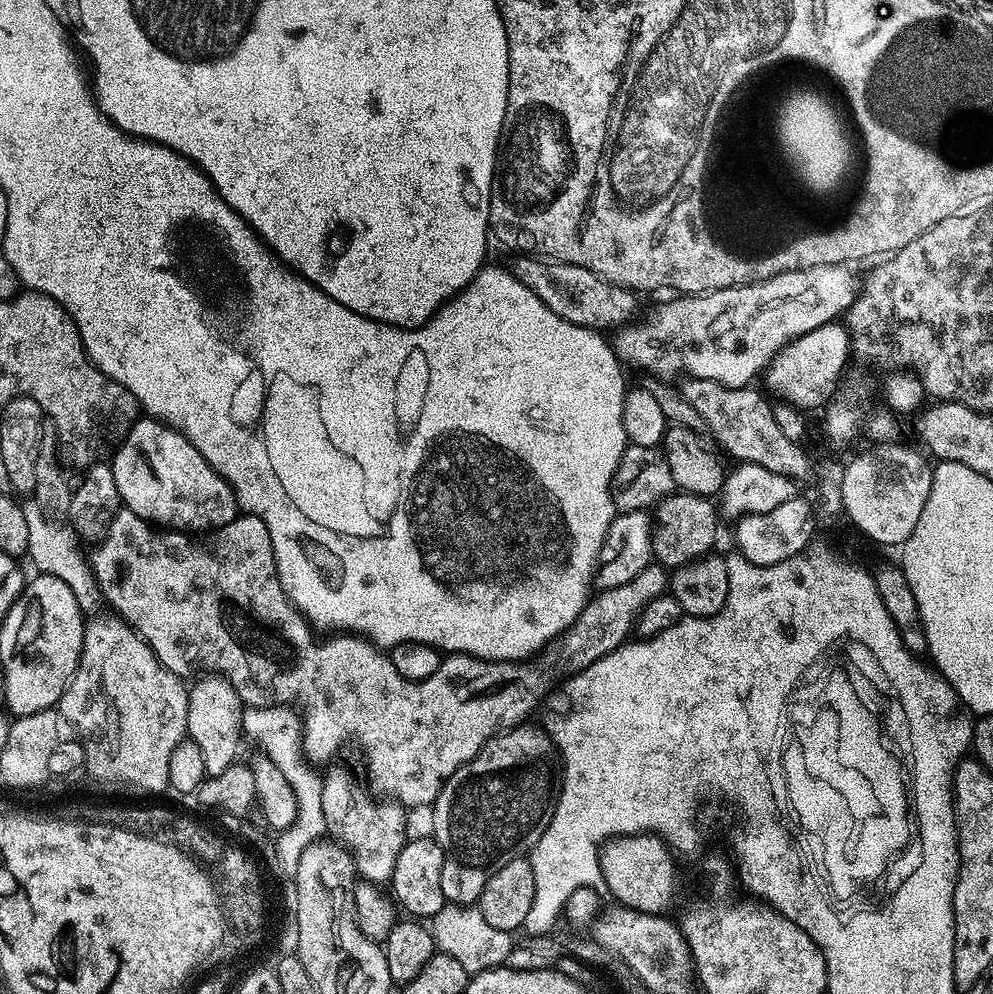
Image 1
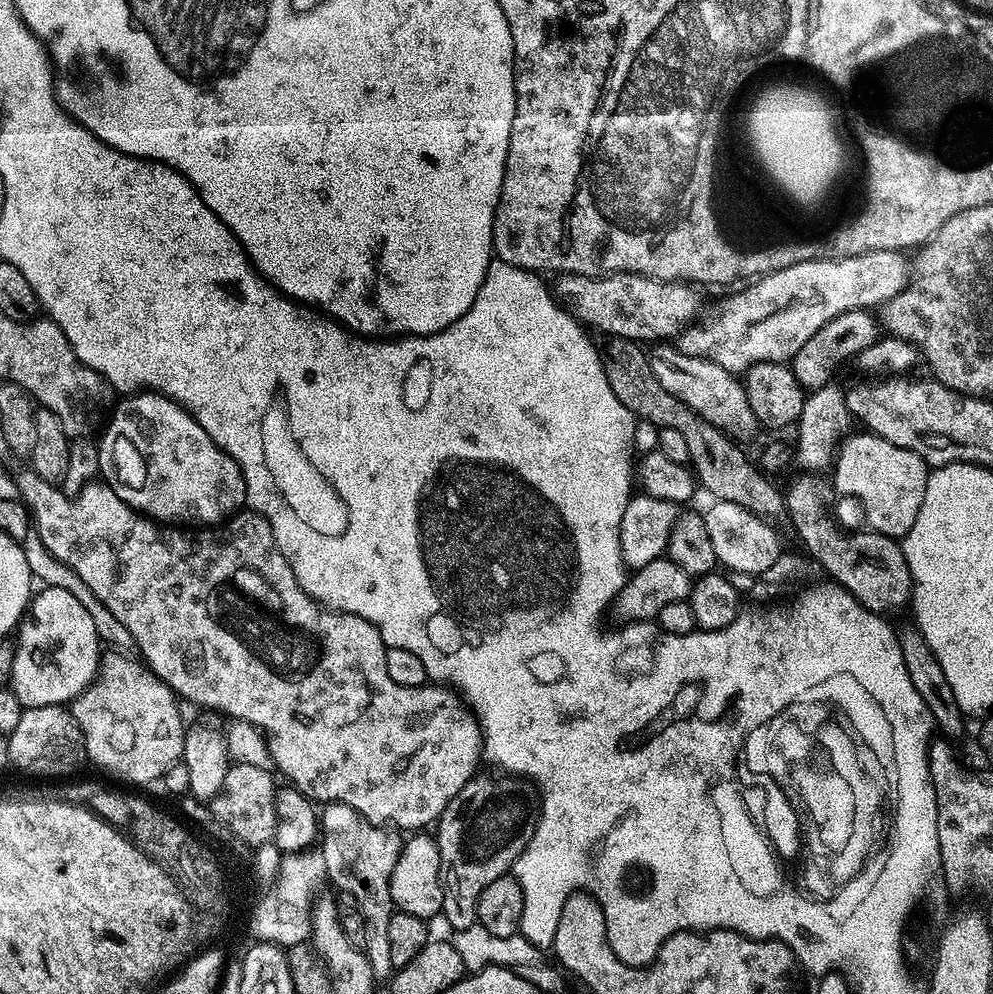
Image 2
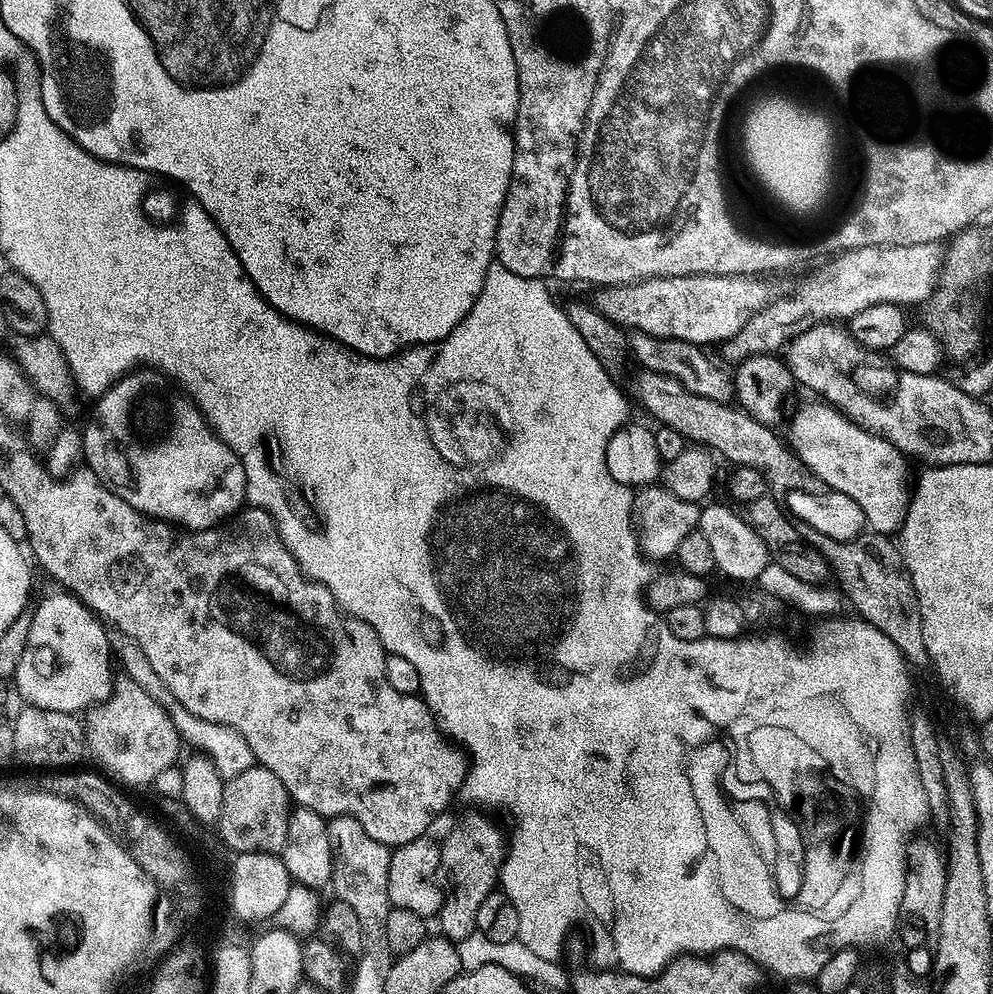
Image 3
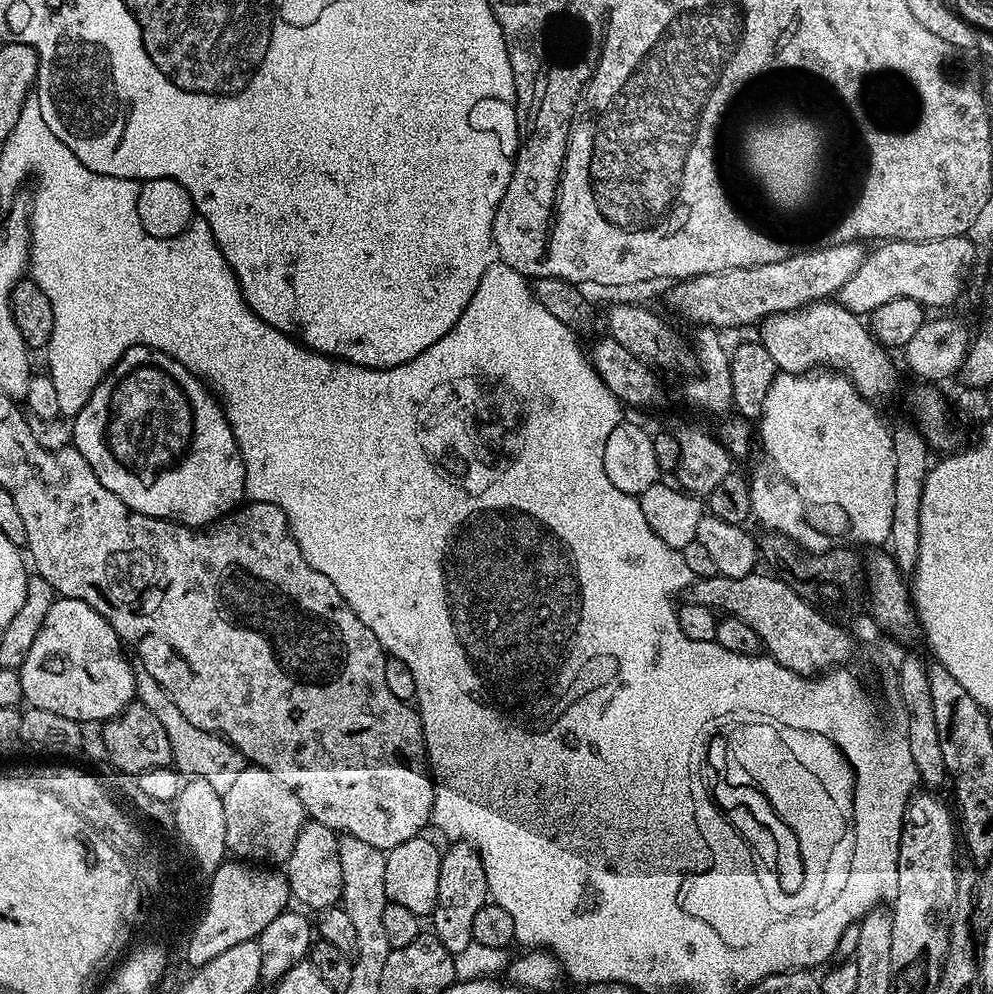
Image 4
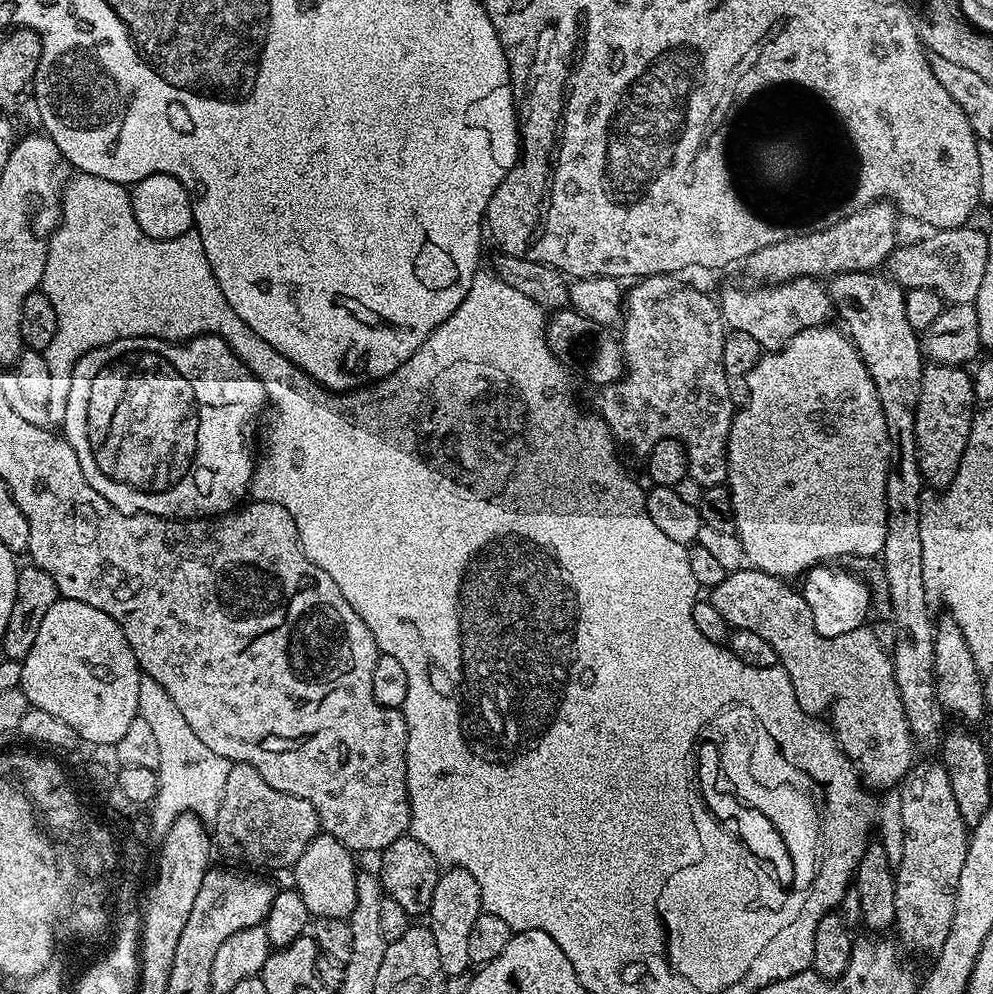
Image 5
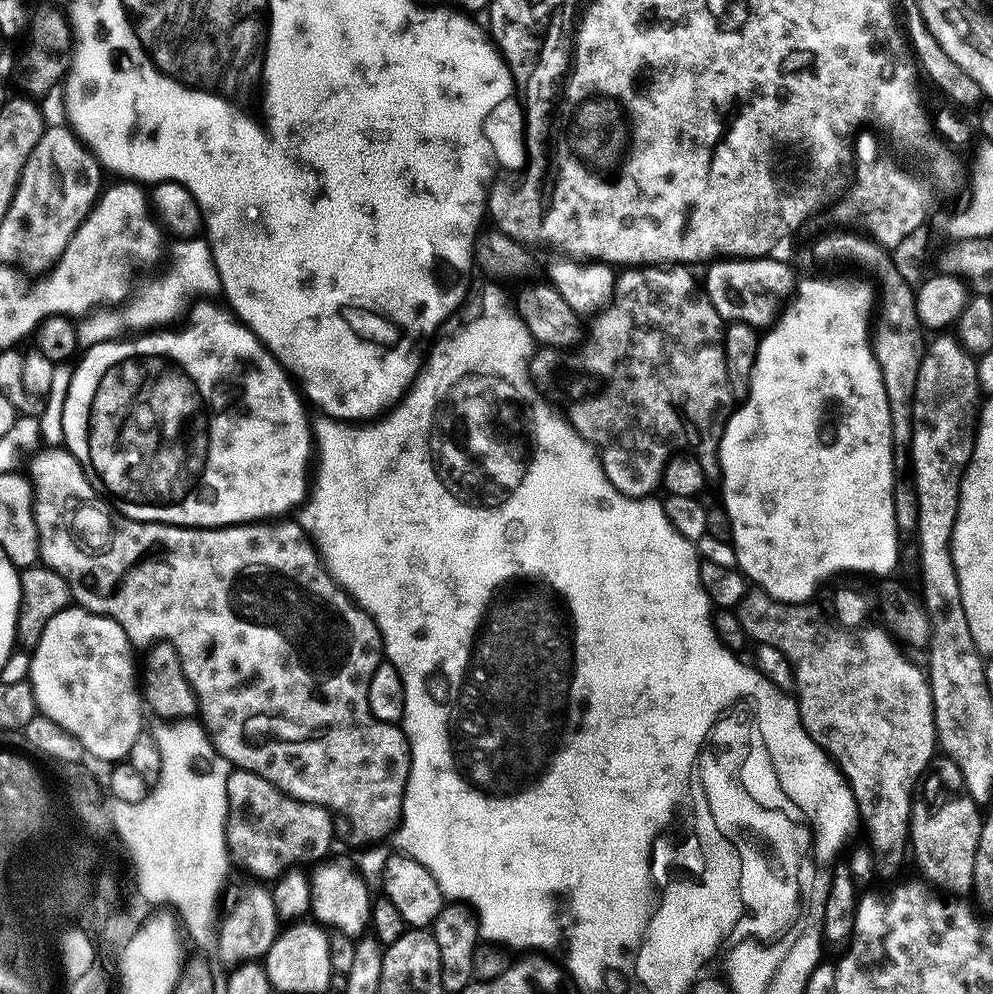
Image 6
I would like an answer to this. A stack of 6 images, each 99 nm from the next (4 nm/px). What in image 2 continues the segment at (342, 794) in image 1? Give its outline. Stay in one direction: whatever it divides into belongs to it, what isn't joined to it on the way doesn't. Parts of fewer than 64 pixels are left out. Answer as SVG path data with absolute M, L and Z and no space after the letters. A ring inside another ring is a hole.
M337 803L323 805L318 816L318 828L322 833L322 840L324 836L322 868L327 879L329 876L340 887L341 893L354 894L354 902L358 902L358 910L362 914L366 930L366 942L362 946L362 951L372 966L372 972L378 978L391 977L394 969L390 962L390 918L394 905L390 898L390 874L394 874L394 862L398 862L402 843L401 833L388 826L372 824L362 814L358 814L358 810Z

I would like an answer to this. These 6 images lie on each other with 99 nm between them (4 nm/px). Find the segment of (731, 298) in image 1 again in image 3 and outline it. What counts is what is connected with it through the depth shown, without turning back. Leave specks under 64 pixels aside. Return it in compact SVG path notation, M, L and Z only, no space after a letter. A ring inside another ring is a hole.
M939 243L910 246L881 244L841 252L831 262L825 263L828 264L825 268L818 269L793 296L785 300L773 299L765 304L738 330L735 337L723 345L722 351L732 362L739 362L748 356L776 354L797 332L804 332L821 322L848 322L854 314L875 304L919 305L931 296L941 263L942 248Z

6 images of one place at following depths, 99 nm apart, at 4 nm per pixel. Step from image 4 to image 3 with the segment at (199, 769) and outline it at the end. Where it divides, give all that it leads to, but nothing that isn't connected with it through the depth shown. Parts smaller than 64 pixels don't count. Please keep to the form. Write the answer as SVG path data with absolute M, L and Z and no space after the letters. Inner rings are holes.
M109 627L107 634L108 651L118 661L119 667L120 664L124 667L123 675L127 679L138 682L138 686L142 686L142 690L146 690L146 694L150 694L156 702L164 707L168 712L168 717L174 722L176 733L180 735L181 741L185 745L193 744L196 747L193 749L208 756L220 771L220 776L225 782L242 774L242 770L250 770L254 767L256 764L254 750L250 750L250 742L246 742L246 738L242 738L242 734L238 734L238 730L234 730L228 724L206 722L202 718L190 714L190 710L186 710L186 706L182 706L182 702L178 702L178 698L174 698L174 694L170 694L168 687L162 682L162 678L158 678L153 664L146 659L146 650L142 650L142 646L138 646L138 642L134 642L134 638L130 638L130 634L114 627Z

